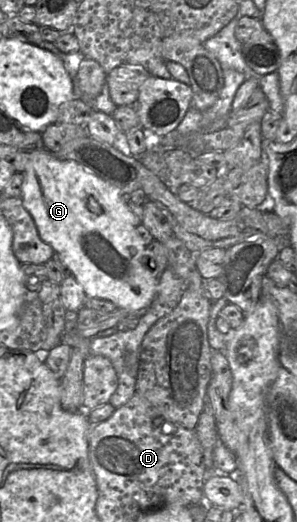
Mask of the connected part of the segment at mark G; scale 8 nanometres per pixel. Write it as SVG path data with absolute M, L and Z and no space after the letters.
M47 149L30 152L23 174L21 199L31 215L40 238L49 244L81 284L86 297L113 302L118 309L147 310L157 295L159 278L153 274L154 259L144 258L146 246L136 231L135 218L126 195L89 168L73 160L62 160Z

